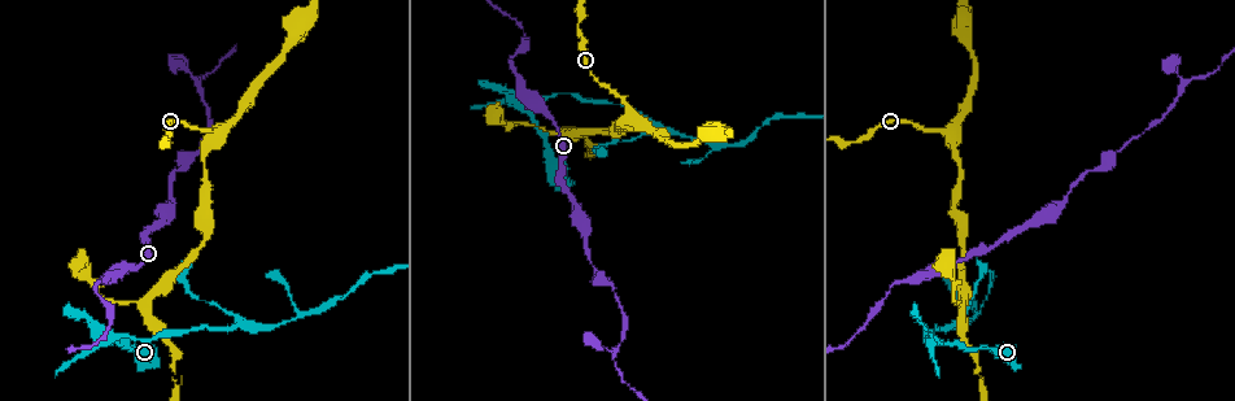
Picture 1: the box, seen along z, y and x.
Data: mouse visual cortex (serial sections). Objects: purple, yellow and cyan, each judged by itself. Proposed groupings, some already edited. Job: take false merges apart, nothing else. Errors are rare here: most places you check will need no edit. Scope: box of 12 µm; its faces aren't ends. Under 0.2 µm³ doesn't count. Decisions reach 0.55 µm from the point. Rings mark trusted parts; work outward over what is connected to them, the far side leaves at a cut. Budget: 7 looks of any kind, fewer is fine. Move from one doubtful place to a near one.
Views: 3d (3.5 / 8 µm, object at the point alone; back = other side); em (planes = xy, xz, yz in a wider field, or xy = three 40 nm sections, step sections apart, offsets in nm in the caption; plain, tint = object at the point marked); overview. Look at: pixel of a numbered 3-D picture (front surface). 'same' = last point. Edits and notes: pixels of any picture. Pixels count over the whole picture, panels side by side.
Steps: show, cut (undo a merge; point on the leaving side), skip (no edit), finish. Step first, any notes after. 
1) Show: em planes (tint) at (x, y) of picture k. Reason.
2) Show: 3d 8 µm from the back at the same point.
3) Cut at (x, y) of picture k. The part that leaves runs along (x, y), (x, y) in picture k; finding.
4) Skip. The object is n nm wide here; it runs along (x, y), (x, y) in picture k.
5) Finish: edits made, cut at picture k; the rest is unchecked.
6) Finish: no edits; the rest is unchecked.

Show: 3d 3.5 µm at (949, 135) of picture 1. Arms part here.

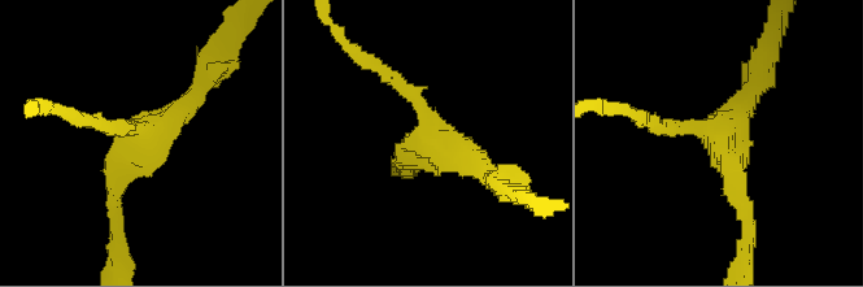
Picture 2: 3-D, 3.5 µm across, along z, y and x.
Show: em xy step 3 (tint) at (433, 140) of picture 2.

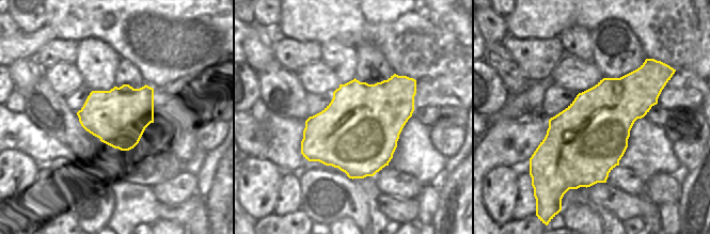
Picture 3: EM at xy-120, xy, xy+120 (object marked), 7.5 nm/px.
Skip. It runs along (652, 124), (715, 133), (748, 208) in picture 2; continuous, no second cell.

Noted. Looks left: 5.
Show: 3d 3.5 µm at (935, 337) of picture 1. Abrupt turn.

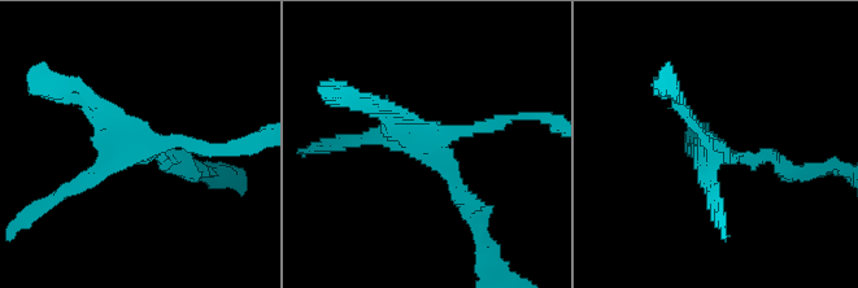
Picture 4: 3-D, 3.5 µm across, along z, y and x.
Show: em xy step 5 (tint) at (437, 140) of picture 4. Shape alone is not enough.

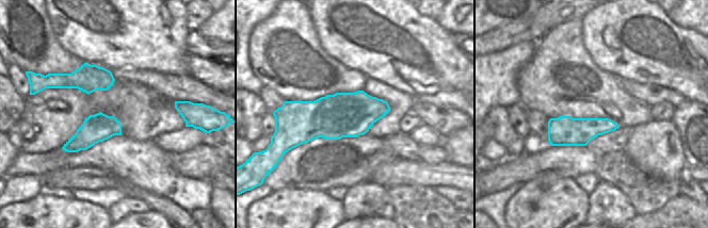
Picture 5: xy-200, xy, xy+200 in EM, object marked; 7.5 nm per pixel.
Skip. It runs along (471, 205), (431, 143), (515, 120) in picture 4; all the same cell.

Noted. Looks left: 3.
Show: 3d 3.5 µm at (196, 79) of picture 1. Sharp bend.

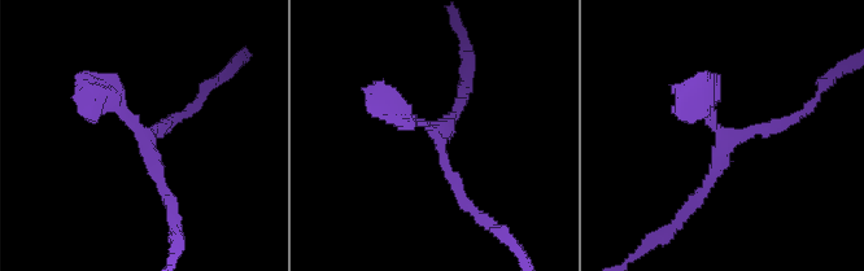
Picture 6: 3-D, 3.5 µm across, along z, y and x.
Show: em xy step 1 (tint) at (439, 141) of picture 6. Need the tissue.

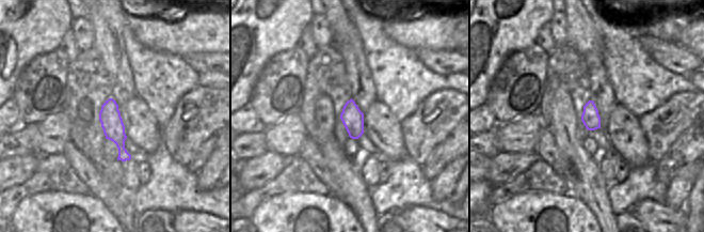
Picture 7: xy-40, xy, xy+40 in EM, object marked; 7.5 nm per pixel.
Show: em planes (tint) at the same point. Cut it another way.

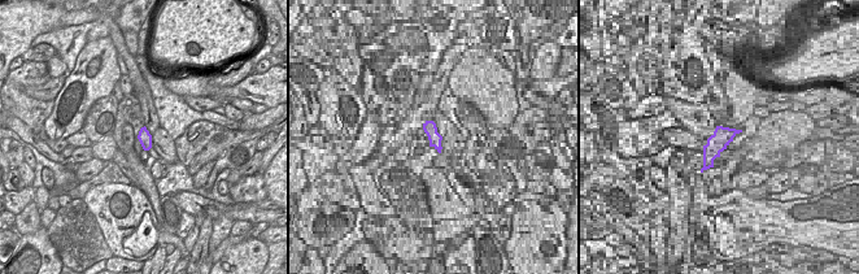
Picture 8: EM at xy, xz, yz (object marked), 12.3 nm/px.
Skip. It runs along (693, 204), (732, 136), (802, 116) in picture 6; one cell here.

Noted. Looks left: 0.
Finish: no edits; the rest is unchecked.

